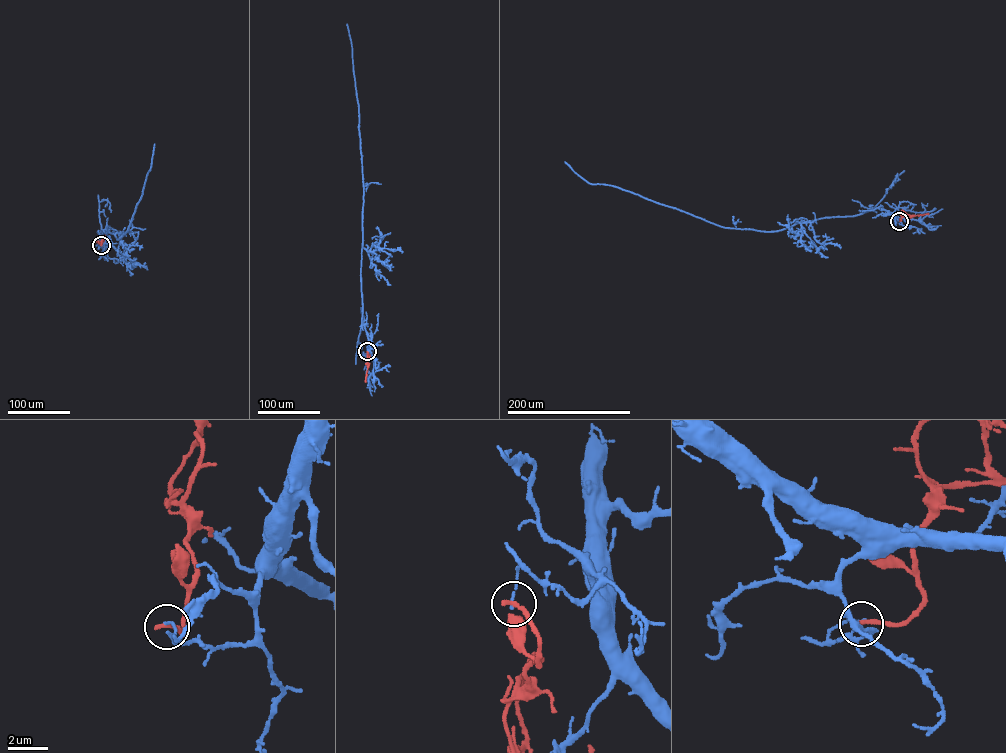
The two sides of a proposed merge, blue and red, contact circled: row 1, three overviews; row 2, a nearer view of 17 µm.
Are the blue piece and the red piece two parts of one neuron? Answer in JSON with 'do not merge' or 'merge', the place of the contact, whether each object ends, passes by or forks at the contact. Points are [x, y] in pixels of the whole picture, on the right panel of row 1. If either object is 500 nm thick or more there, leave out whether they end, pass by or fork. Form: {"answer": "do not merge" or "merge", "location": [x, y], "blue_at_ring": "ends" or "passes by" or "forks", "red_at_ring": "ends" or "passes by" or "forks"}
{"answer": "do not merge", "location": [899, 221], "blue_at_ring": "ends", "red_at_ring": "ends"}

